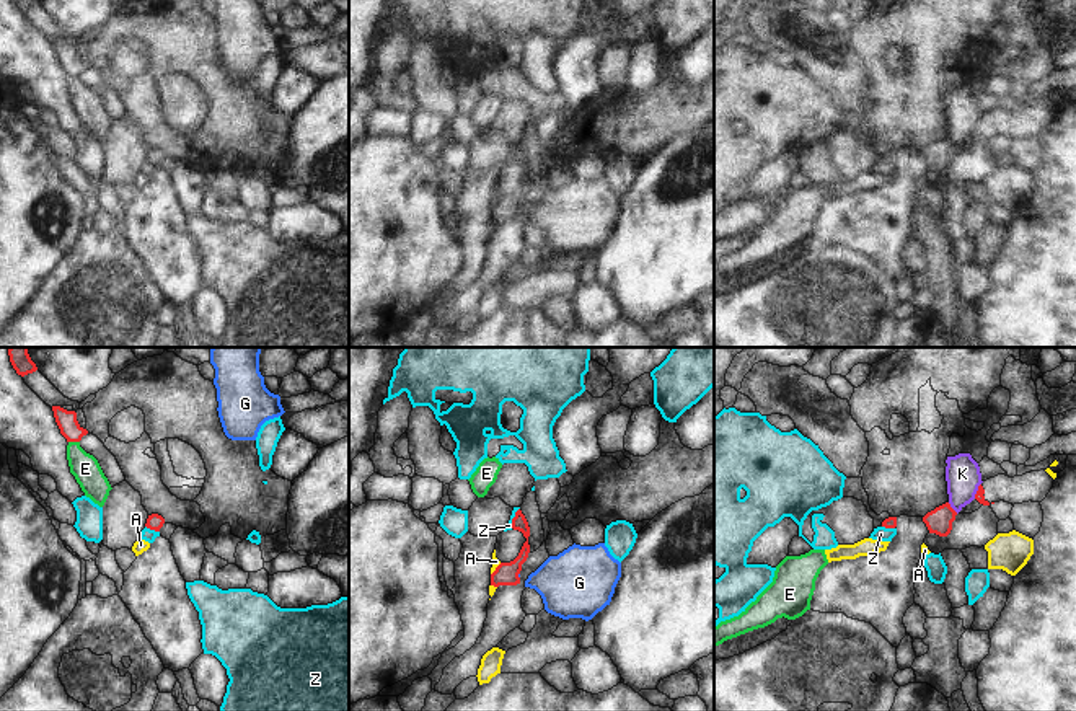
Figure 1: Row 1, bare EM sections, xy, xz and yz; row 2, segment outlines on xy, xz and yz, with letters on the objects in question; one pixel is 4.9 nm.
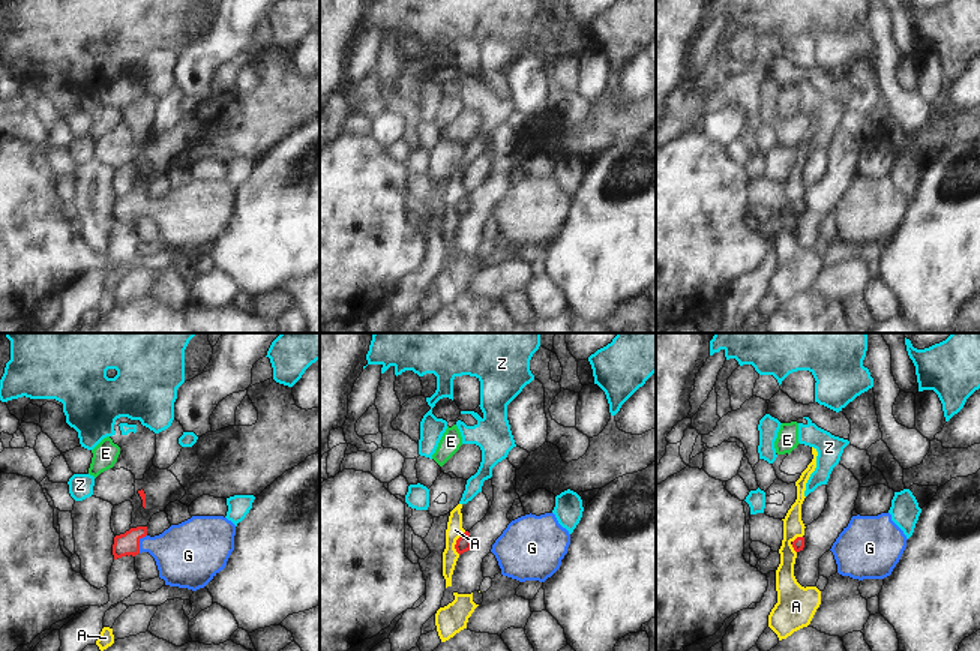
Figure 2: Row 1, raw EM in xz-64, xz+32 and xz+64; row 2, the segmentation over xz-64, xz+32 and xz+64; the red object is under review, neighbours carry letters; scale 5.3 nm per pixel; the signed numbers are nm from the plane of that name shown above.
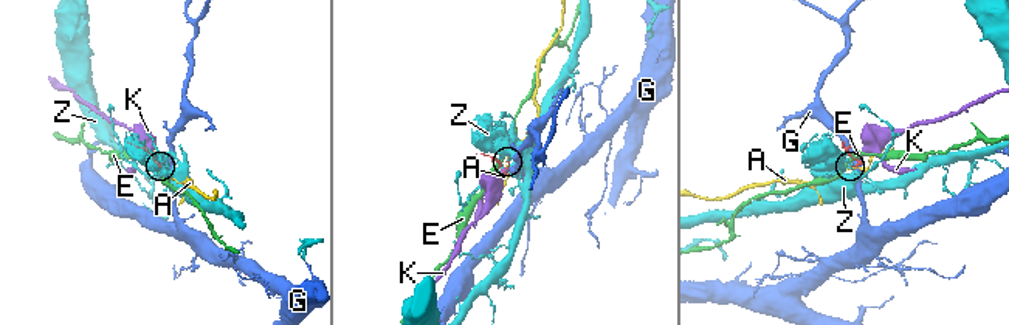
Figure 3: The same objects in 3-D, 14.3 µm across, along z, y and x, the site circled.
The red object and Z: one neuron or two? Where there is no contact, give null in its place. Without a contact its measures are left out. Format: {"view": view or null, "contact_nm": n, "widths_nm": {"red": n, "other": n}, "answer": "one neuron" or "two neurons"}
{"view": "xy", "contact_nm": 80, "widths_nm": {"red": 80, "other": 70}, "answer": "two neurons"}

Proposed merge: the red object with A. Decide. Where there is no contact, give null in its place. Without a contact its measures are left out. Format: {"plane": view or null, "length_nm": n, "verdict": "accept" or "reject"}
{"plane": "xz", "length_nm": 80, "verdict": "reject"}

